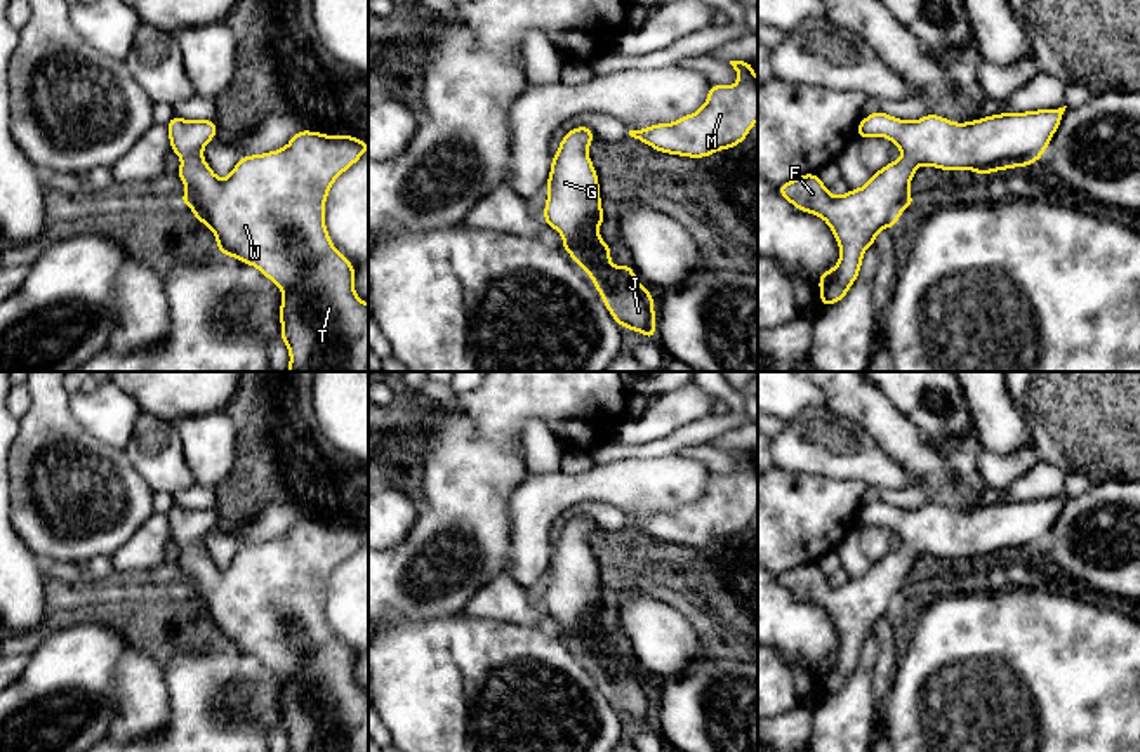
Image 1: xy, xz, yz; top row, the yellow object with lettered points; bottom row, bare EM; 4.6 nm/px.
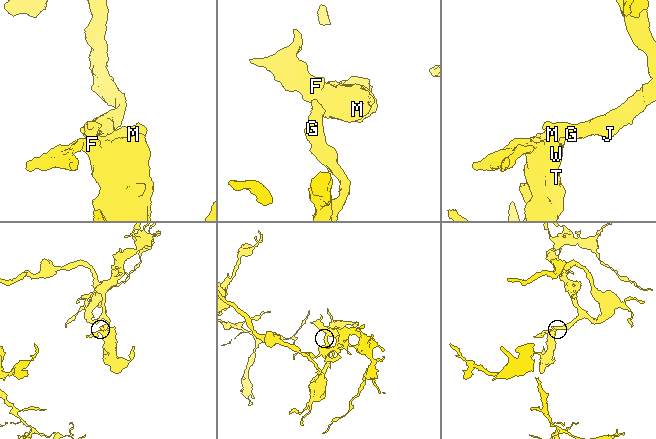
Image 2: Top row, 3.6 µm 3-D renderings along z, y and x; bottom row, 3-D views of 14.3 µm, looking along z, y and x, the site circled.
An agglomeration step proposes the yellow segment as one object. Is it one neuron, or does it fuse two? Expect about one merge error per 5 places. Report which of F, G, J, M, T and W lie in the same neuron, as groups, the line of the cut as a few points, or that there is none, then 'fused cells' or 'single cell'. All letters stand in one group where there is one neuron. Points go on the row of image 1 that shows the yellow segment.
F G J M T W | no cut | single cell

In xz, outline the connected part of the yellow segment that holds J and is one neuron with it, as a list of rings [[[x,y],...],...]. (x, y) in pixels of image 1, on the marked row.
[[[586,125],[570,129],[561,139],[558,151],[551,160],[544,221],[563,236],[563,250],[572,255],[594,281],[594,287],[615,323],[622,328],[640,332],[652,340],[655,339],[653,295],[636,280],[631,264],[613,266],[610,262],[613,247],[608,247],[598,231],[606,217],[601,210],[598,174],[587,155],[587,148],[594,139],[593,130]]]

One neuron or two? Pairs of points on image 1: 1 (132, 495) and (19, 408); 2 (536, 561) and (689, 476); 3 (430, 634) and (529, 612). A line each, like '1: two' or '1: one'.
1: two
2: one
3: two

